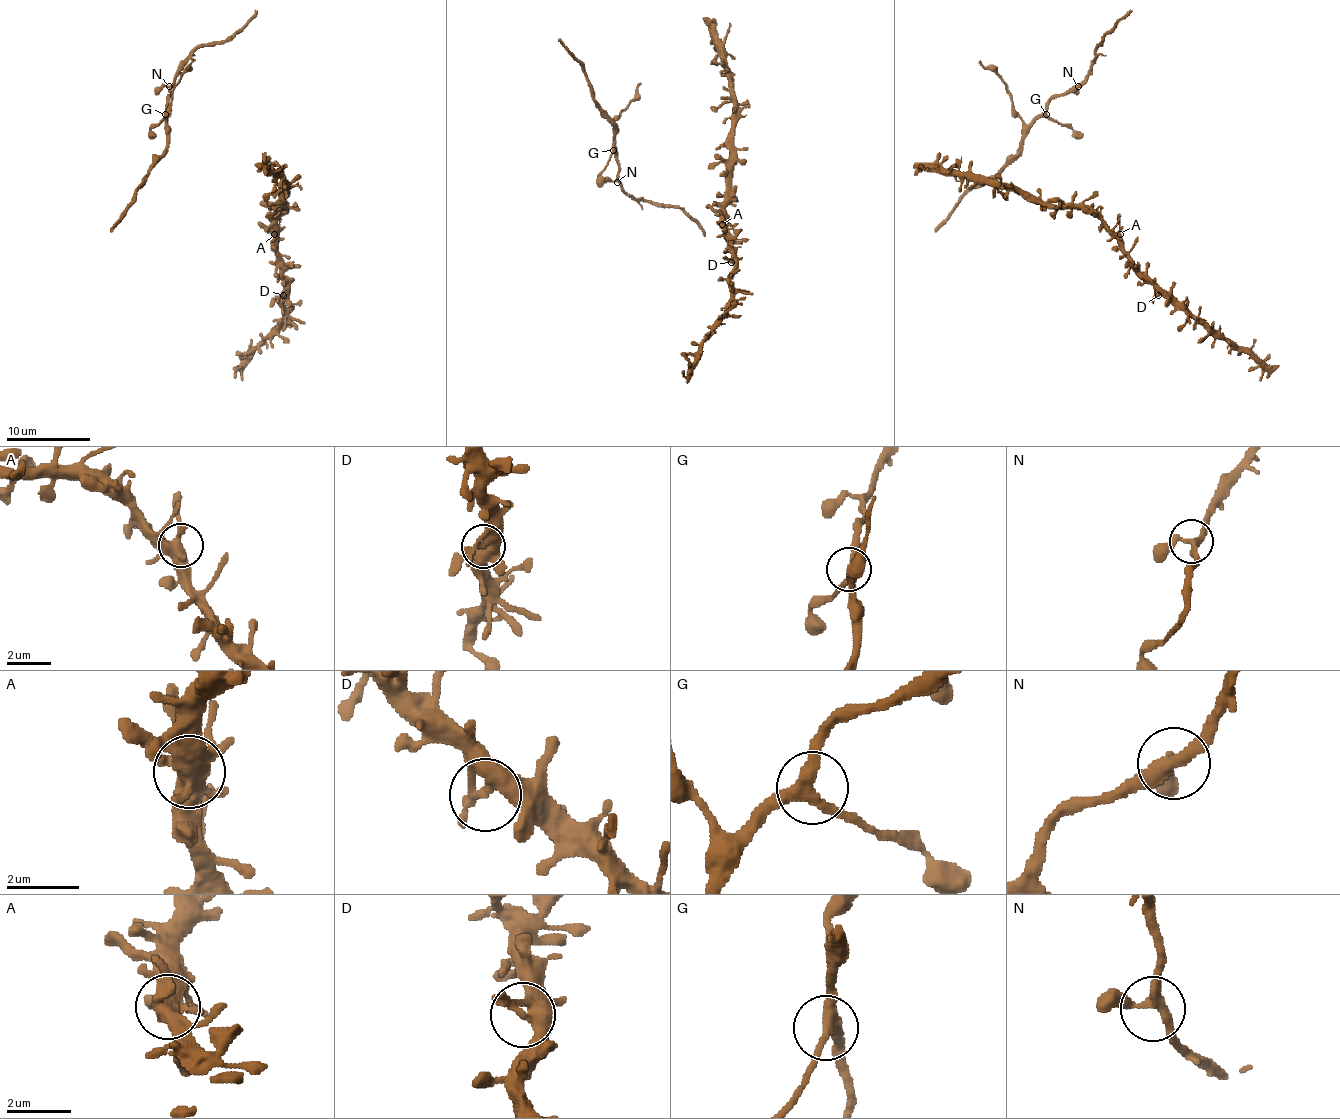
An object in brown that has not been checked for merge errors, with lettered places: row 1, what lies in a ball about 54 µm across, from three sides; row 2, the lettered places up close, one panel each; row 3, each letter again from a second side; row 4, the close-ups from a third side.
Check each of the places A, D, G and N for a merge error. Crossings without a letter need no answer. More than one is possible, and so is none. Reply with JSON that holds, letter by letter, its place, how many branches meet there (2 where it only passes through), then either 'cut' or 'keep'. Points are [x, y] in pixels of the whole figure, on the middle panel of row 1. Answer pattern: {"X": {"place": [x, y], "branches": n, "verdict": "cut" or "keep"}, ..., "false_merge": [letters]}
{"A": {"place": [722, 224], "branches": 6, "verdict": "keep"}, "D": {"place": [731, 262], "branches": 3, "verdict": "keep"}, "G": {"place": [613, 150], "branches": 3, "verdict": "keep"}, "N": {"place": [617, 182], "branches": 3, "verdict": "keep"}, "false_merge": []}

